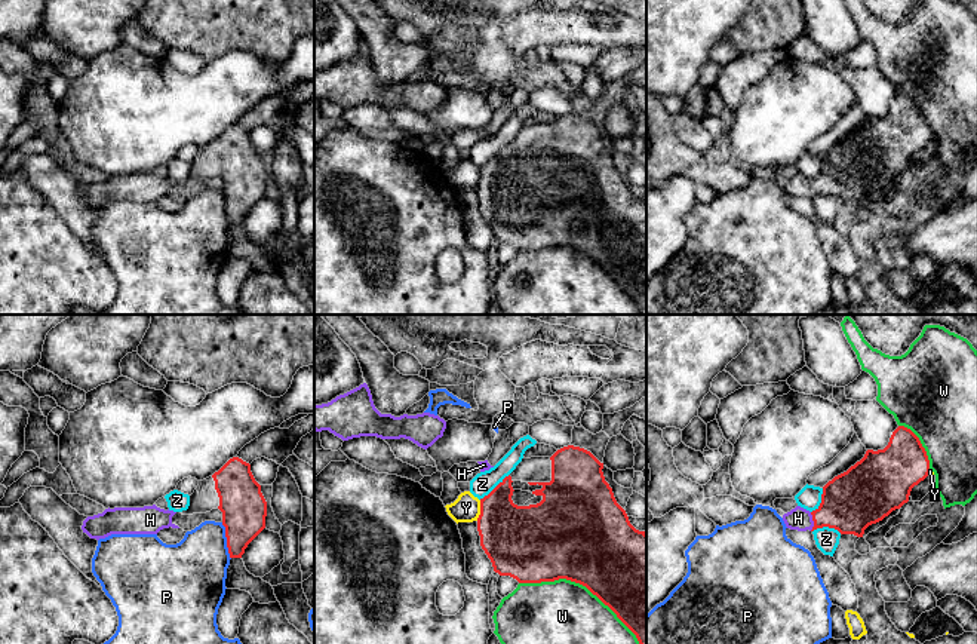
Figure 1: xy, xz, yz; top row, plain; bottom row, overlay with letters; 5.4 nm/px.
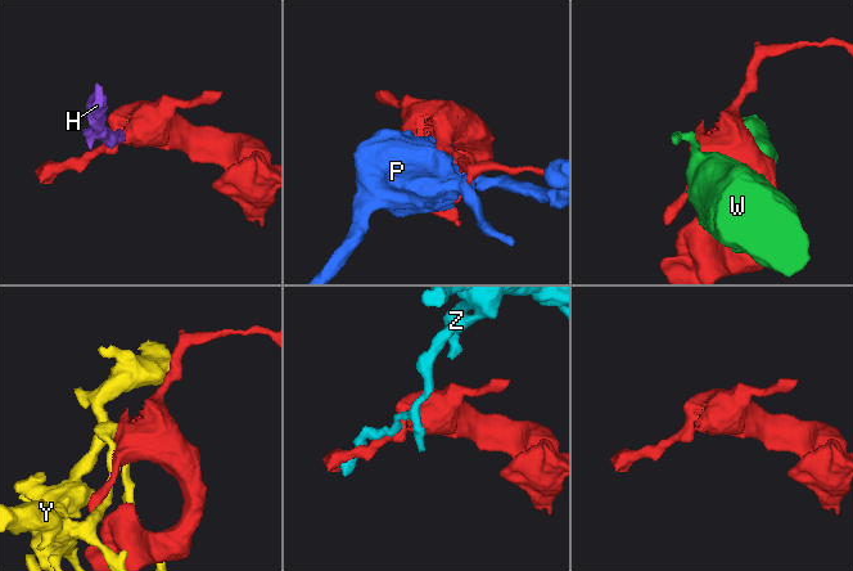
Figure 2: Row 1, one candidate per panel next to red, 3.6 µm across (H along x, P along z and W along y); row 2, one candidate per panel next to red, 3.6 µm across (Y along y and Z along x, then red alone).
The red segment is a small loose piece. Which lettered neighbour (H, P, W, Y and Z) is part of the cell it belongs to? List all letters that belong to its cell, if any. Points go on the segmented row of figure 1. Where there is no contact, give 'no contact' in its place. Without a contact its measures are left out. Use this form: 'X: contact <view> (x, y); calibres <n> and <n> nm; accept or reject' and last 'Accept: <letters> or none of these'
H: contact yz (813, 520); calibres 320 and 120 nm; accept
P: contact xy (227, 540); calibres 240 and 360 nm; reject
W: contact xz (581, 583); calibres 500 and 340 nm; reject
Y: contact xz (481, 511); calibres 360 and 150 nm; reject
Z: contact xz (495, 487); calibres 300 and 120 nm; reject
Accept: H

